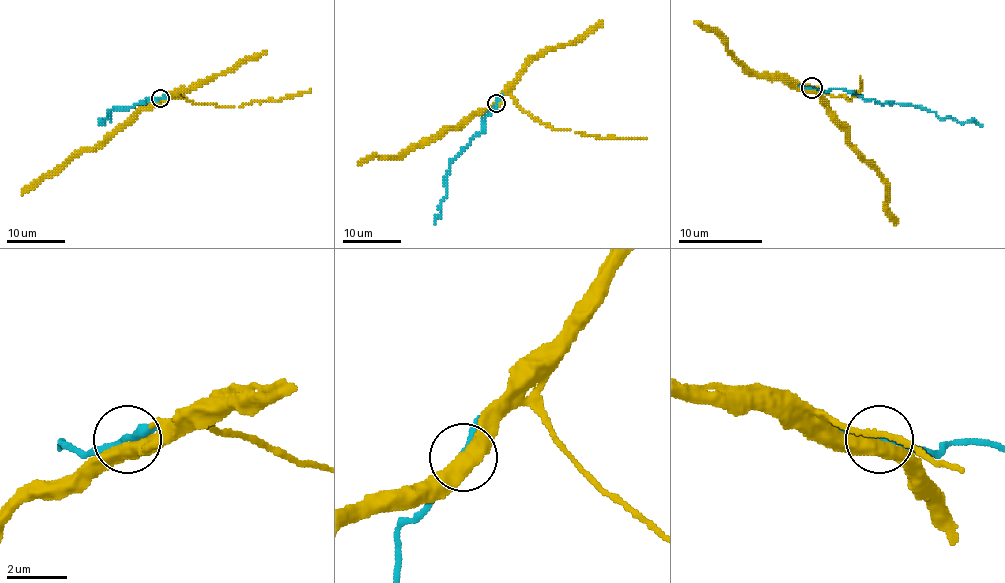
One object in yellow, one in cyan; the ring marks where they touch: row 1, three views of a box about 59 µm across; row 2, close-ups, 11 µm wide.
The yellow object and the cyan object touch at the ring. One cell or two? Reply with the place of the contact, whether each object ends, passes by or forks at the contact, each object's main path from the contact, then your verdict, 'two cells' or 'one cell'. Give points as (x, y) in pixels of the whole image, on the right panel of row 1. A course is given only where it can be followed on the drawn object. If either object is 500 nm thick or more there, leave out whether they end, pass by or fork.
(811, 88) | yellow passes by | cyan passes by | yellow via (812, 88), (843, 124), (845, 139), (885, 183), (885, 210), (896, 225) | cyan via (812, 88), (845, 88), (864, 99), (911, 103), (944, 118), (982, 126) | one cell

